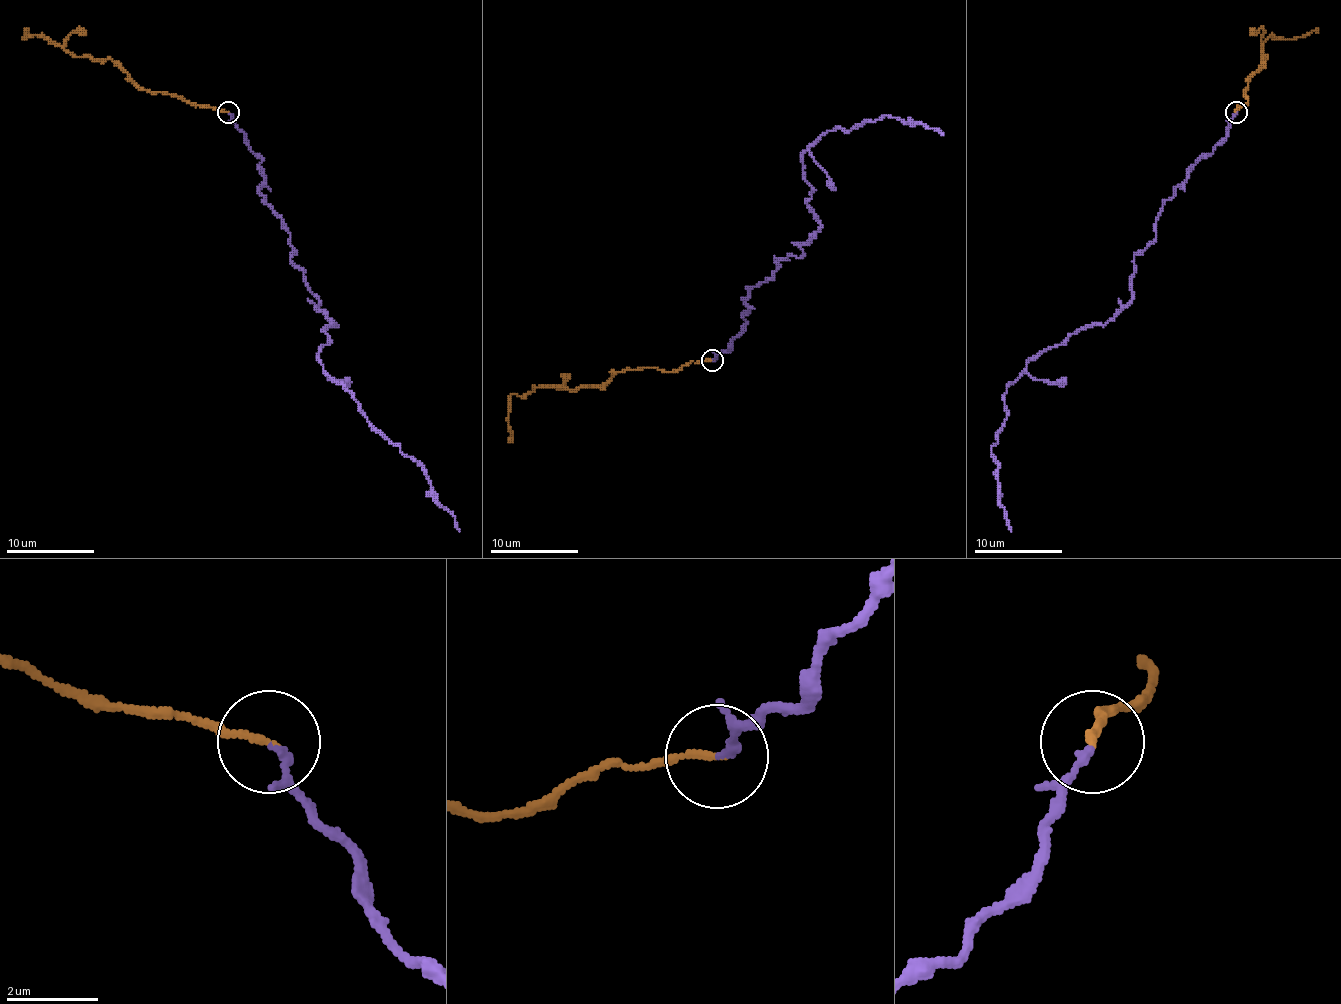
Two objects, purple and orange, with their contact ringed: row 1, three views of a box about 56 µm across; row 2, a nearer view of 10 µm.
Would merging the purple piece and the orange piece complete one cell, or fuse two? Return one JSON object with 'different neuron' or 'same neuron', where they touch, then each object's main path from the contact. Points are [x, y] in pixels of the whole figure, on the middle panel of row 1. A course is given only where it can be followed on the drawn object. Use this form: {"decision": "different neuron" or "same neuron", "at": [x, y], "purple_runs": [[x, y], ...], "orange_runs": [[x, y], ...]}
{"decision": "same neuron", "at": [712, 360], "purple_runs": [[712, 361], [774, 258], [798, 258], [818, 229], [802, 154], [822, 135], [890, 115], [943, 135]], "orange_runs": [[712, 361], [690, 361], [671, 372], [616, 372], [594, 387], [513, 394], [508, 442]]}

